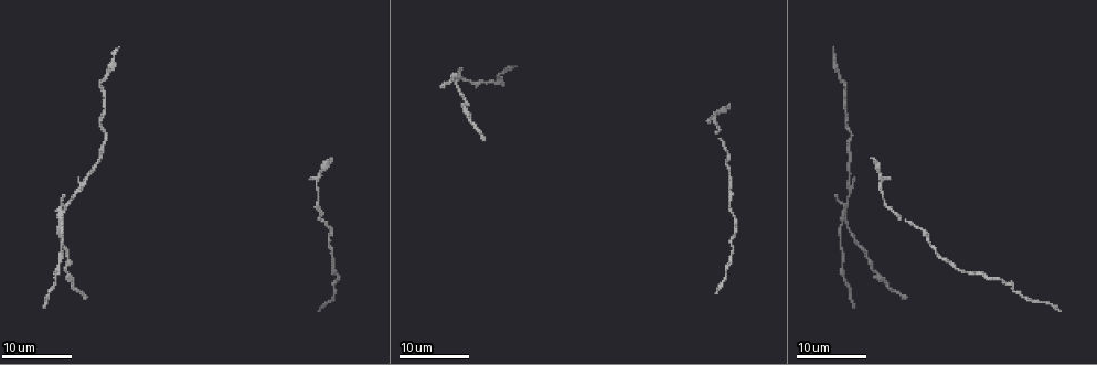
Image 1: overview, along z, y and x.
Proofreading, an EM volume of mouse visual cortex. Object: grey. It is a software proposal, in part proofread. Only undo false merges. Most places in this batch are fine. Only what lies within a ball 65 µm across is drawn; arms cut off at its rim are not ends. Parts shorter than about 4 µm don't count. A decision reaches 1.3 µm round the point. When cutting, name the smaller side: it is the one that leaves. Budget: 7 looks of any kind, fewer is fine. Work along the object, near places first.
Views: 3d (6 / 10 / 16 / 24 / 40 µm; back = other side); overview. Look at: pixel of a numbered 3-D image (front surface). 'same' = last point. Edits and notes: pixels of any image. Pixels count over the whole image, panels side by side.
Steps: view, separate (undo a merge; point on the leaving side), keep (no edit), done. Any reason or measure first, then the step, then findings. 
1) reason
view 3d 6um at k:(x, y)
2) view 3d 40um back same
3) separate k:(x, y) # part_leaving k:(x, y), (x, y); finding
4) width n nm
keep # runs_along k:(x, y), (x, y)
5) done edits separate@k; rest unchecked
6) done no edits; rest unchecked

view 3d 24um at 1:(849, 139)

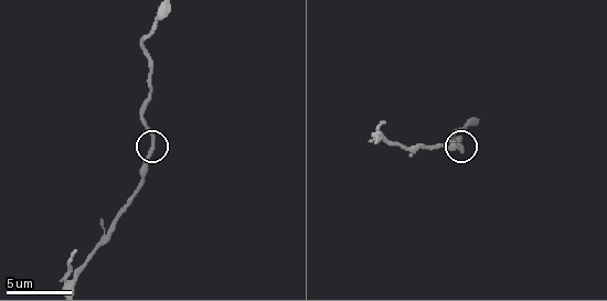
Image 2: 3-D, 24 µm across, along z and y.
zoom in
view 3d 6um at 2:(151, 145)

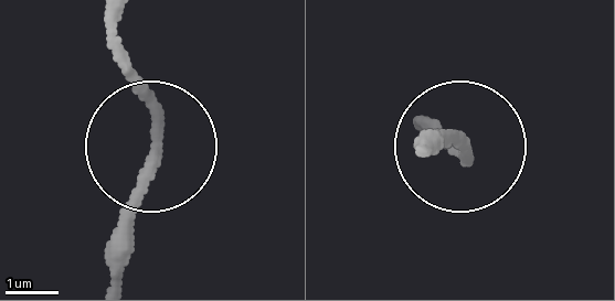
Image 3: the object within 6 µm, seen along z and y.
keep # all the same cell

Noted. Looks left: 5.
sudden change in width
view 3d 10um at 2:(421, 147)

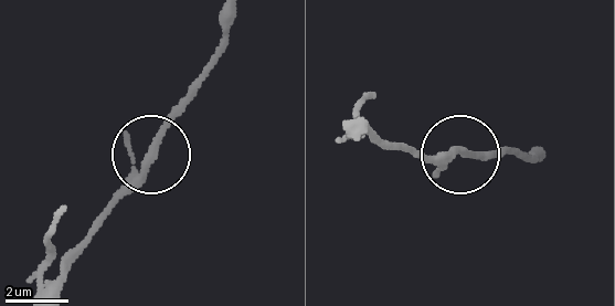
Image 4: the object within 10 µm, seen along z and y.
keep # all the same cell

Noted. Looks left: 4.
a fork
view 3d 6um at 2:(378, 134)

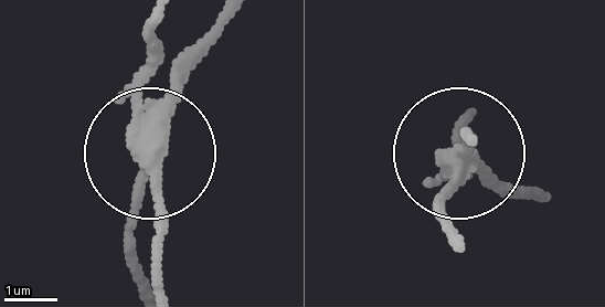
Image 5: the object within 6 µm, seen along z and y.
from behind
view 3d 6um back at 5:(148, 155)

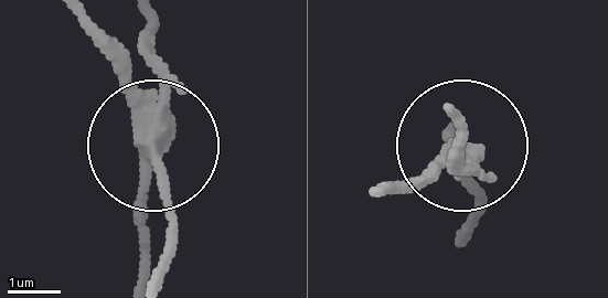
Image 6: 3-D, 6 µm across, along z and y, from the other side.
width 350 nm
separate 6:(141, 51) # part_leaving 6:(150, 131), (163, 273); two cells meet here

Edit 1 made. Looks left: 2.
done edits separate@6; rest unchecked

